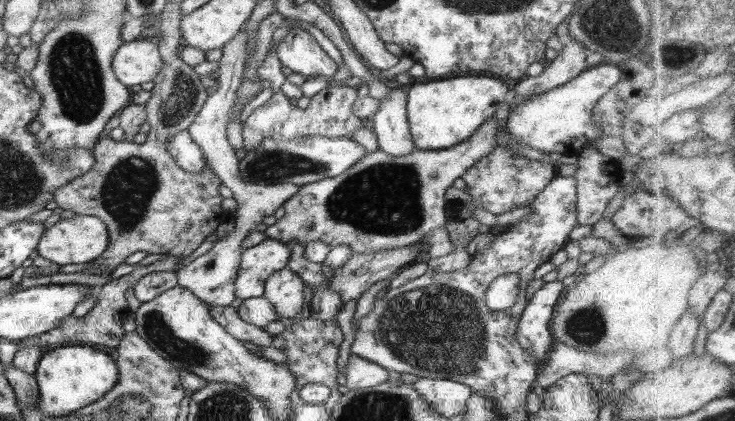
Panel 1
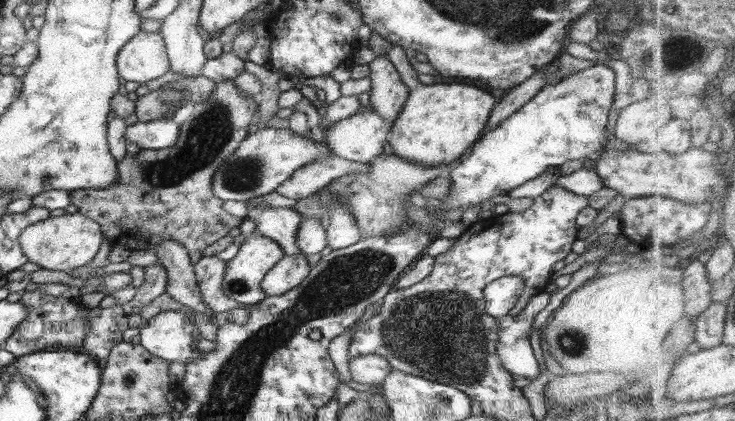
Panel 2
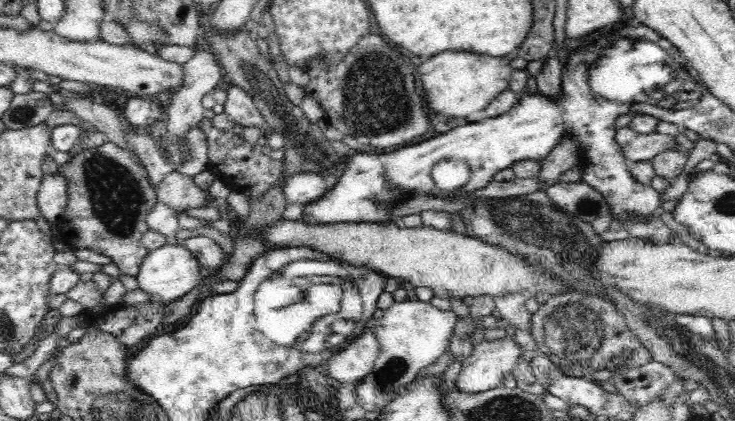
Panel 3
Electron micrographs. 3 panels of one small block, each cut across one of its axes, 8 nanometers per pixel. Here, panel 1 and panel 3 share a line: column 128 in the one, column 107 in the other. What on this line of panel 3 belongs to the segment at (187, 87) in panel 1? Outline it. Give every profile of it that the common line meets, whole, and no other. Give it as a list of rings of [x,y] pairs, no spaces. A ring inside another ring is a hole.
[[[105,142],[97,147],[85,149],[58,167],[58,172],[67,178],[68,201],[59,222],[56,225],[58,239],[72,250],[95,250],[110,256],[120,270],[120,274],[136,276],[142,260],[149,250],[142,243],[142,235],[148,230],[146,217],[150,209],[157,203],[157,195],[149,180],[144,162],[133,150],[124,150],[117,144]]]

